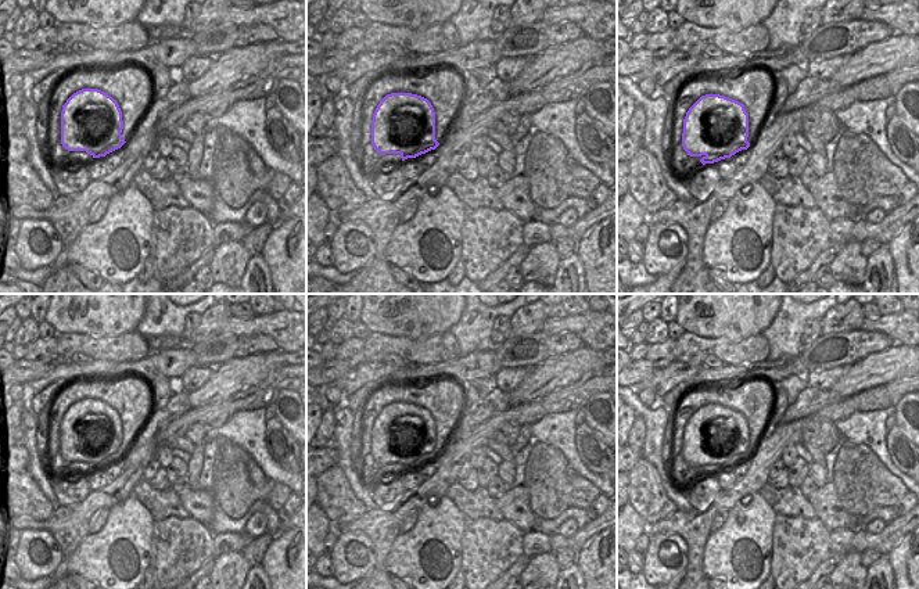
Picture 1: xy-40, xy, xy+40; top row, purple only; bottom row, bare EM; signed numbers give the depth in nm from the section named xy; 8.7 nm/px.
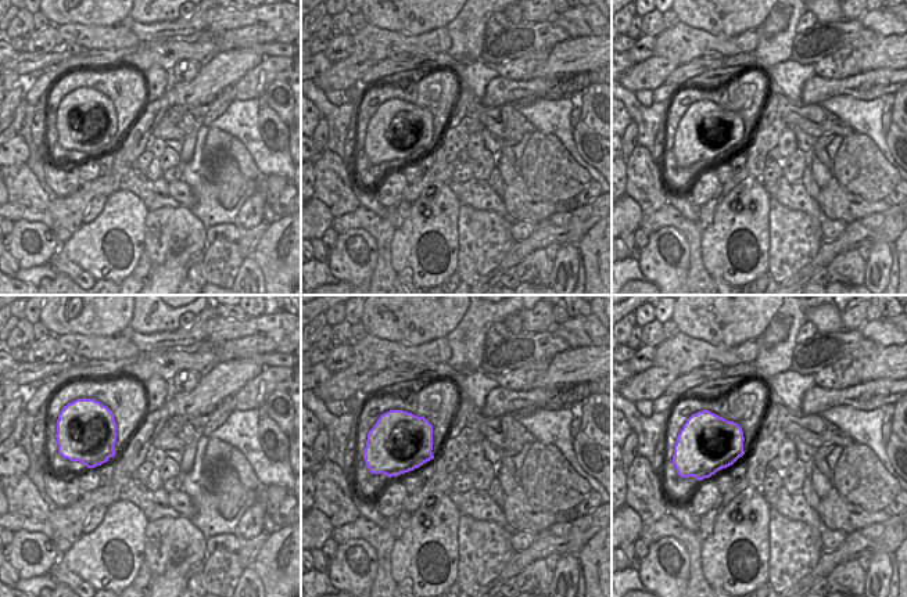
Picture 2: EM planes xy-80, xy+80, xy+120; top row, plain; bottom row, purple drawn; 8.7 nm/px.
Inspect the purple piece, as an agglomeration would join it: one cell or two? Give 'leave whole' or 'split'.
leave whole

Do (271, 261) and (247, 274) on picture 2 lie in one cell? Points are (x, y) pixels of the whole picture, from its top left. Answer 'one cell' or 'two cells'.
two cells

